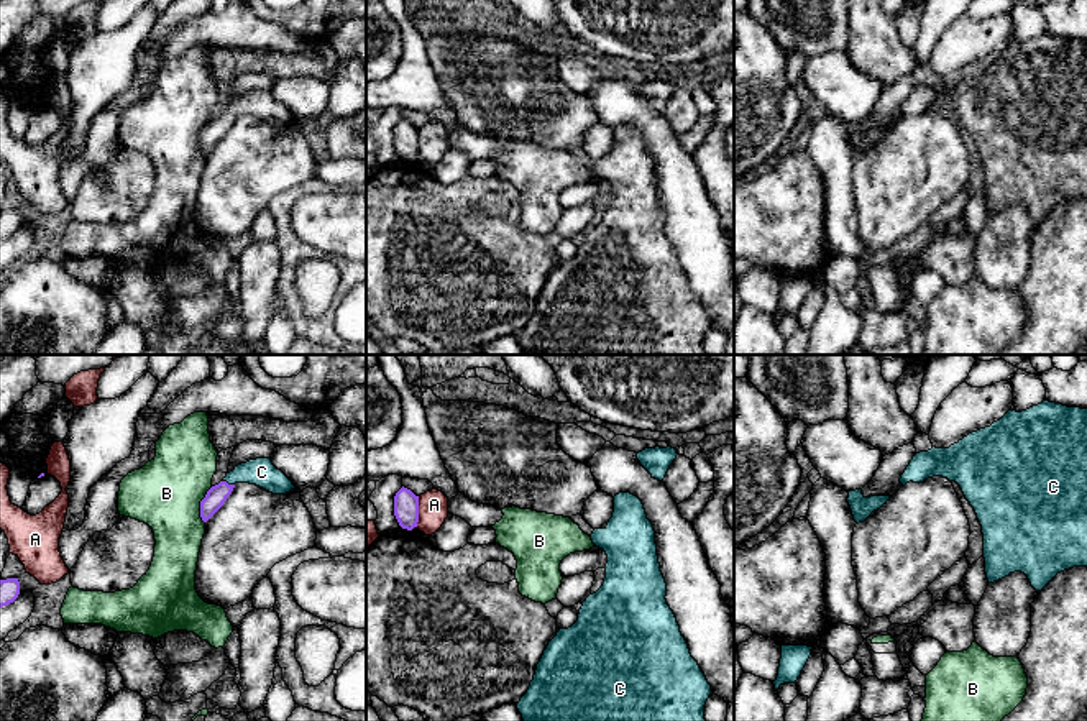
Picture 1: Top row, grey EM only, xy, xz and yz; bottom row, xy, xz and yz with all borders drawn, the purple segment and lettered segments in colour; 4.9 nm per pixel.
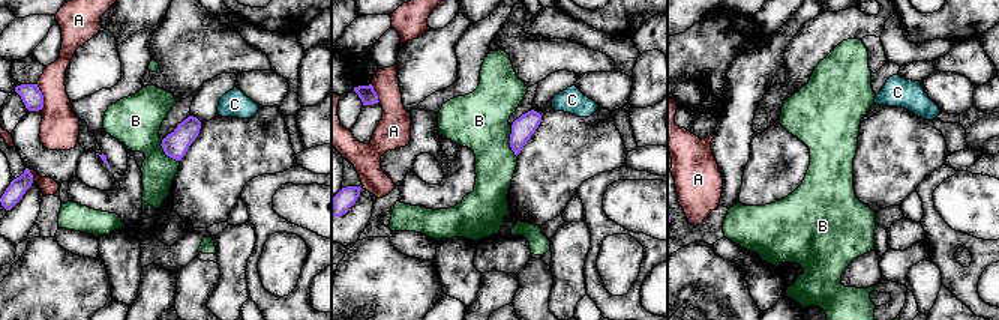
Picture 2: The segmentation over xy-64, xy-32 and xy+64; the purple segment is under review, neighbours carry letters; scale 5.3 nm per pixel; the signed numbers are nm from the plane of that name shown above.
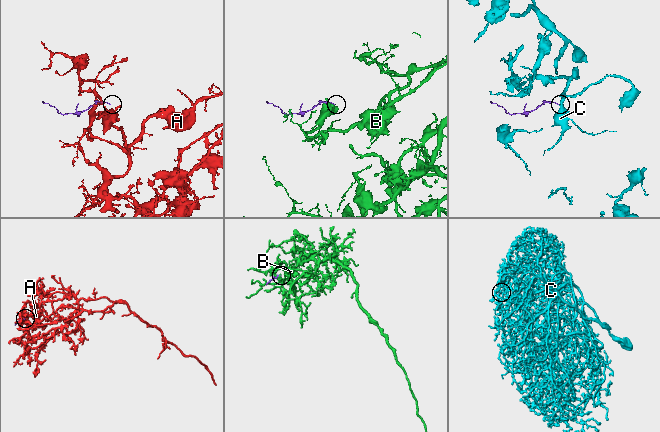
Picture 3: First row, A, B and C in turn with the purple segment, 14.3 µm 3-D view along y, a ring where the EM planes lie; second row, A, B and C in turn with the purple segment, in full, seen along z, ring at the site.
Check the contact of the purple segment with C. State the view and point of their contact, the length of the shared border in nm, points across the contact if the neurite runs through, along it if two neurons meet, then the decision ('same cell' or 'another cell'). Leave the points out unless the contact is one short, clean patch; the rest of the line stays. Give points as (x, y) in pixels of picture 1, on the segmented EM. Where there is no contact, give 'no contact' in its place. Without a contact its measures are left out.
contact xy (227, 483); length 60 nm; way xy (217, 495), (227, 483), (242, 473), (261, 472); same cell

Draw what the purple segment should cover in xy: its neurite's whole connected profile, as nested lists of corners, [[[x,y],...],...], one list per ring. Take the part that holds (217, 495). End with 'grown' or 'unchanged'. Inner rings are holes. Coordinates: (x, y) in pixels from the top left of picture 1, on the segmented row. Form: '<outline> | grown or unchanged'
[[[256,458],[235,466],[233,471],[215,486],[212,486],[200,501],[200,517],[207,522],[232,494],[236,483],[256,484],[273,494],[286,494],[296,486],[277,470],[271,458]]] | grown

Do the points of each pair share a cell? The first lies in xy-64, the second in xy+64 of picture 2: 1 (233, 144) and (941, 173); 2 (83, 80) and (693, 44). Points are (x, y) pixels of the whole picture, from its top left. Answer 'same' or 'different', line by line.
1: different
2: different

